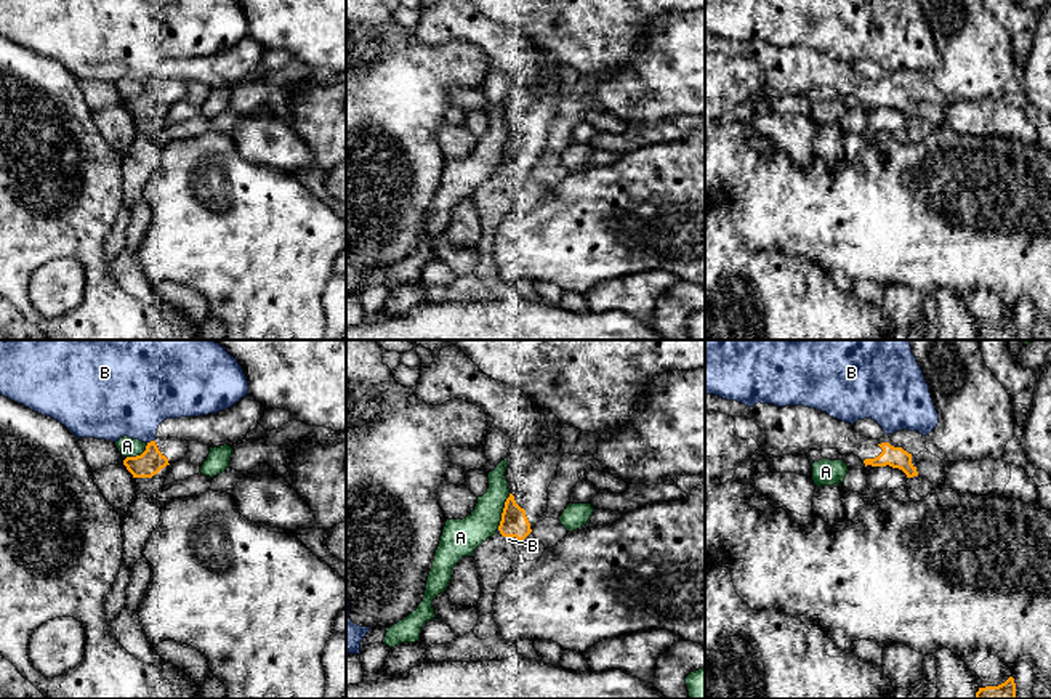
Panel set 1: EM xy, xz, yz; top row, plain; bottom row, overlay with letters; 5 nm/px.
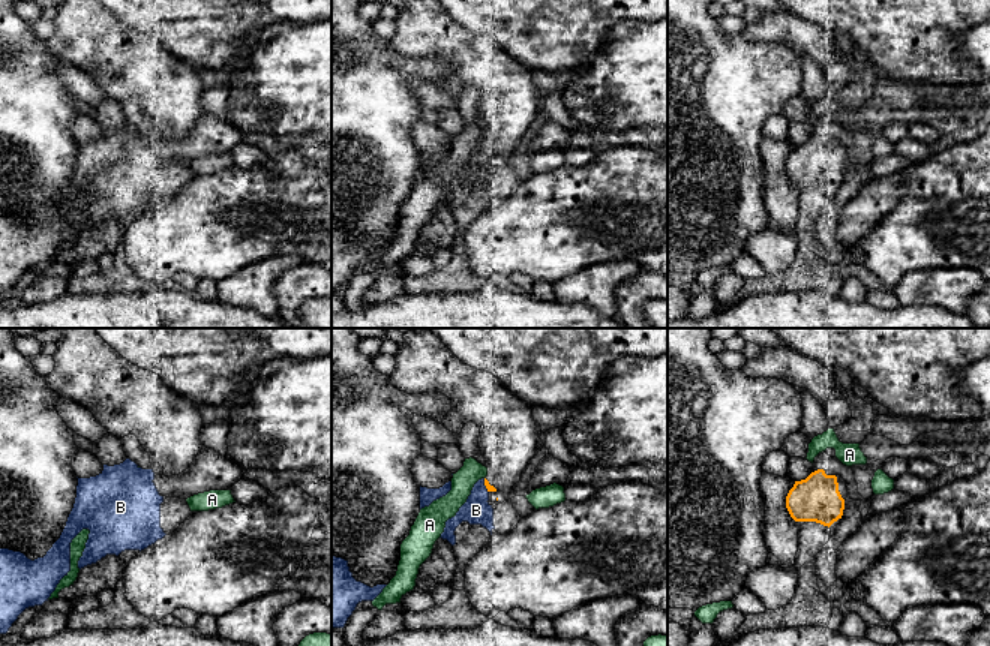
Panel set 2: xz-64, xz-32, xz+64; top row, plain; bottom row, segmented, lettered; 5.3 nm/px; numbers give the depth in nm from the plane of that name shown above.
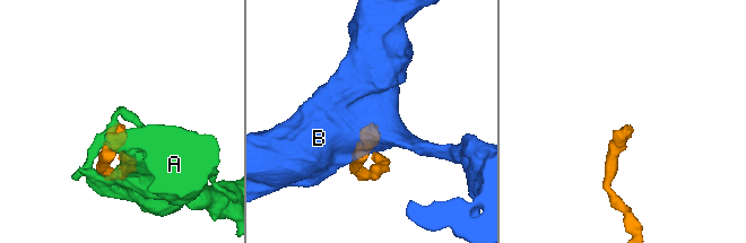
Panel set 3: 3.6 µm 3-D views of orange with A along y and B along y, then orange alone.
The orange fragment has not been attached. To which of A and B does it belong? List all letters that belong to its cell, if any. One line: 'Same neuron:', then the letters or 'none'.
Same neuron: none

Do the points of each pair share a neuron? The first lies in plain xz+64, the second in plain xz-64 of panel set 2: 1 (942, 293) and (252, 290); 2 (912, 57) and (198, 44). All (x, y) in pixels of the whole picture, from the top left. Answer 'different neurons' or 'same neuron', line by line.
1: same neuron
2: same neuron

